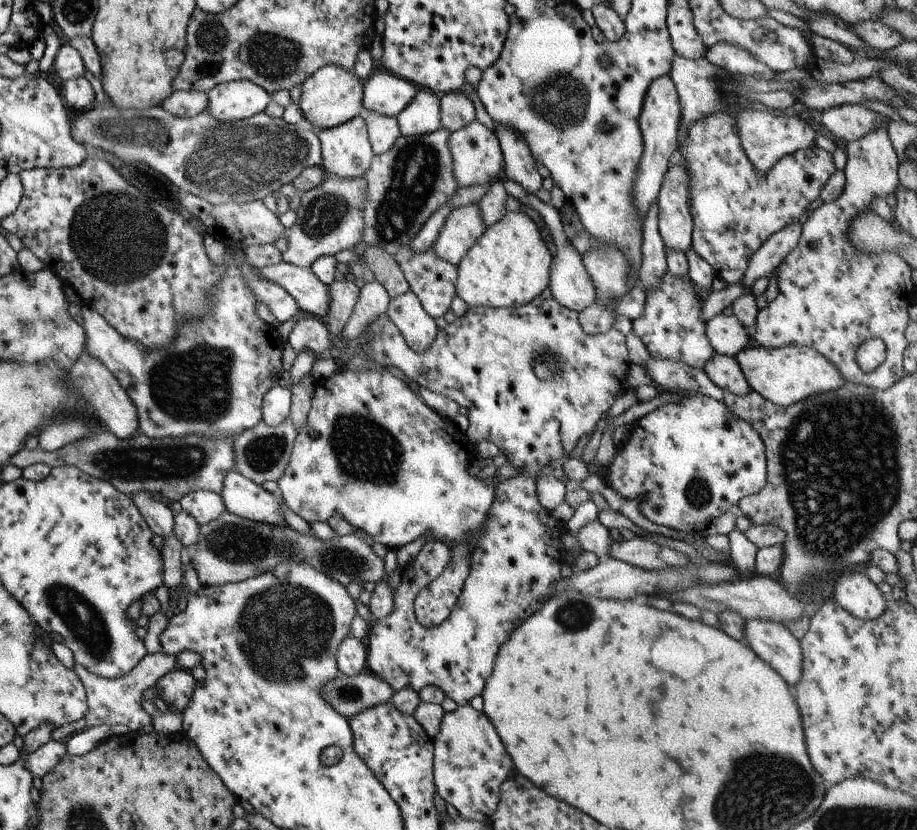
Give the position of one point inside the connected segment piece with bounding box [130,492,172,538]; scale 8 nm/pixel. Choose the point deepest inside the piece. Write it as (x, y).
(156, 513)

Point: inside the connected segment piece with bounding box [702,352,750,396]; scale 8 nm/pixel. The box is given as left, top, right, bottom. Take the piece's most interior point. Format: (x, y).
(722, 370)

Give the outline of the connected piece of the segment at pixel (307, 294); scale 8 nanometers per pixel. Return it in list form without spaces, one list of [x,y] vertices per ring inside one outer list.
[[[278,264],[253,268],[261,278],[281,286],[297,304],[299,310],[309,312],[314,317],[325,316],[329,308],[329,290],[307,269],[285,264]]]

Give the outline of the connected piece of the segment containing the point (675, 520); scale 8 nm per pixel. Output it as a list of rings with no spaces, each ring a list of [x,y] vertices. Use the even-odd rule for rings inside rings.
[[[701,393],[682,394],[683,397],[679,402],[667,402],[660,404],[657,408],[654,408],[650,413],[643,415],[642,418],[636,420],[629,427],[629,437],[625,444],[614,450],[613,460],[607,466],[605,474],[605,483],[611,487],[619,496],[631,500],[637,496],[643,496],[643,499],[638,502],[638,511],[647,518],[647,520],[653,522],[653,524],[661,524],[661,526],[667,526],[676,530],[677,532],[685,532],[691,534],[703,534],[707,524],[721,516],[724,512],[727,512],[733,504],[737,505],[737,501],[740,498],[751,496],[756,492],[759,492],[766,481],[766,458],[764,453],[764,444],[761,437],[757,434],[757,431],[744,420],[738,419],[732,415],[732,412],[725,406],[725,403],[721,400],[715,400],[709,398]]]

